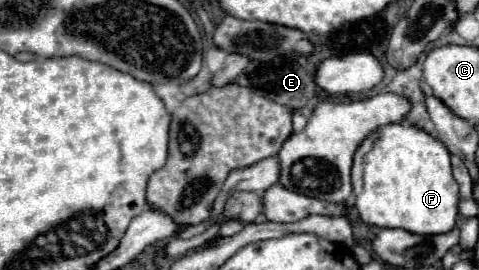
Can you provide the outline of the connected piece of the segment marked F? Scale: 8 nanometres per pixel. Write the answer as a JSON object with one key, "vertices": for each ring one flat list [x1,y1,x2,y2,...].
{"vertices":[[393,123,379,127,373,135,369,135,355,153,353,159,353,193,355,193,355,209,363,223,375,227,389,229,405,229,415,235,441,235,455,229,459,221,459,185,453,179,451,171,451,153,447,147,433,139,429,133,409,125,409,123]]}

